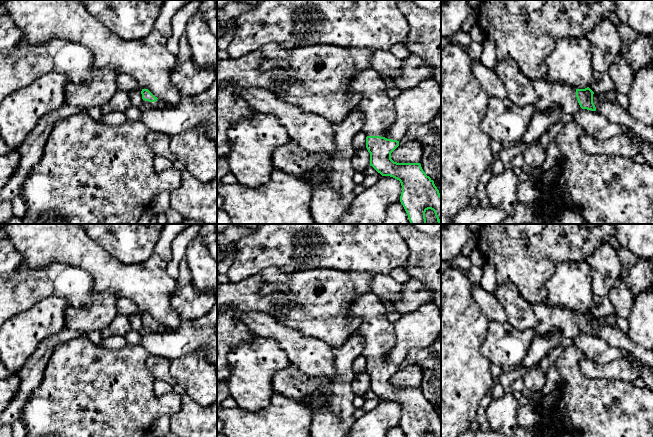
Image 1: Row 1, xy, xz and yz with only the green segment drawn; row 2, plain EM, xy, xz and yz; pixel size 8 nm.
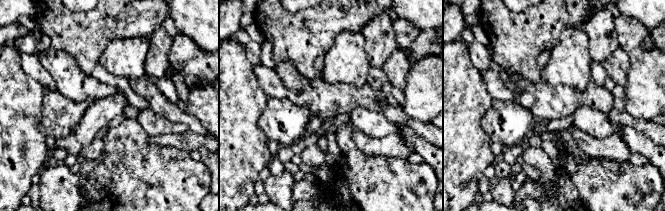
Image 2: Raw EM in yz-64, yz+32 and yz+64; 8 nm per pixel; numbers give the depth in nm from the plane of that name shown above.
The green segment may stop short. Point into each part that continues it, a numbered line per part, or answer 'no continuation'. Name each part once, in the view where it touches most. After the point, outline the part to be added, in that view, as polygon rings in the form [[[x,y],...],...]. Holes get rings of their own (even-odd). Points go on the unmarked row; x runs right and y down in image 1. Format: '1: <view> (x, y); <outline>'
1: yz (543, 319); [[[513,284],[496,285],[493,295],[504,308],[507,322],[520,331],[532,329],[535,336],[560,331],[563,338],[573,339],[581,332],[575,312],[550,307],[542,302],[532,305],[520,295]]]

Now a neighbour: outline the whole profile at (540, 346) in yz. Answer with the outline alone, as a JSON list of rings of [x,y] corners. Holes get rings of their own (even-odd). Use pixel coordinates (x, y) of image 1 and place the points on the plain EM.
[[[561,331],[546,334],[544,336],[534,336],[525,358],[516,369],[530,369],[539,365],[540,361],[545,356],[548,356],[551,350],[559,346],[562,340],[563,336]]]

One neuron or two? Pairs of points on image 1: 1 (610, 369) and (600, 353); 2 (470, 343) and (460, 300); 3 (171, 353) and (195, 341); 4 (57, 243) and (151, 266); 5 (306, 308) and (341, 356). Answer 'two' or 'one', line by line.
1: two
2: one
3: one
4: one
5: two

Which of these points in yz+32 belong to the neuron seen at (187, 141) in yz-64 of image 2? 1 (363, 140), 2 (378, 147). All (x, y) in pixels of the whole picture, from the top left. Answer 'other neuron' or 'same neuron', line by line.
1: same neuron
2: same neuron

